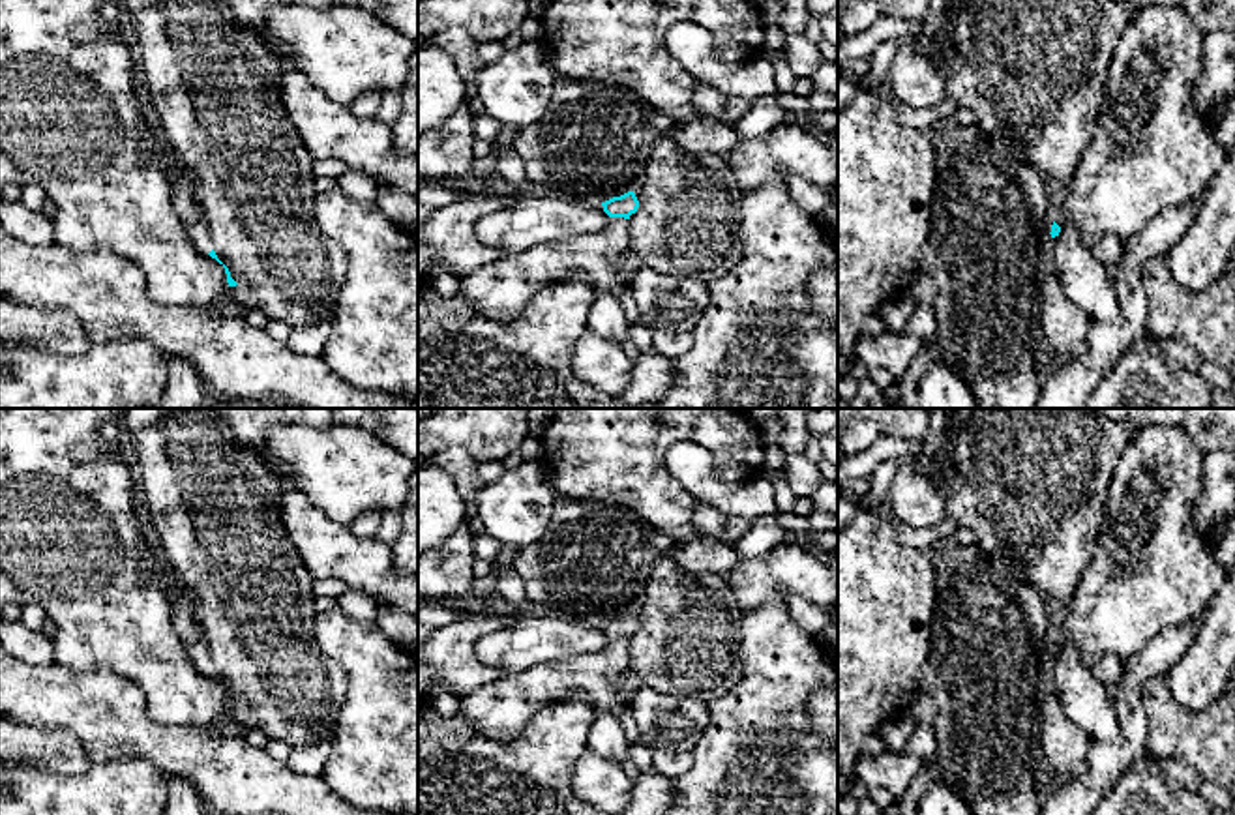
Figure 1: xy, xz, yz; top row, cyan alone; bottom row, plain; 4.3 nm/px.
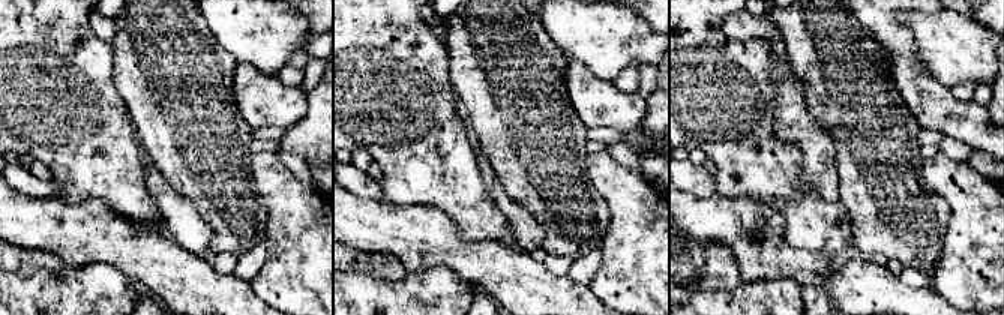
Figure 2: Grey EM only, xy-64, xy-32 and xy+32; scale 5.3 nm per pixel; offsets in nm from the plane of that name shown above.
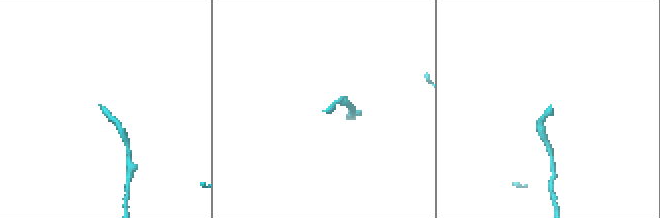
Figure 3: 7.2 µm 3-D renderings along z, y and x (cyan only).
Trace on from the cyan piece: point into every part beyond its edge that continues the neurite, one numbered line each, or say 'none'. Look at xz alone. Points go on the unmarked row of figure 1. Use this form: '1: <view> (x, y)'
1: xz (501, 711)

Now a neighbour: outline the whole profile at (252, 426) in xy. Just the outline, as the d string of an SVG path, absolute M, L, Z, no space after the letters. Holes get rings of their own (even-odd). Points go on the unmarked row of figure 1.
M212 408L232 427L236 438L253 448L262 459L270 459L268 431L281 423L304 423L328 427L334 423L334 408Z

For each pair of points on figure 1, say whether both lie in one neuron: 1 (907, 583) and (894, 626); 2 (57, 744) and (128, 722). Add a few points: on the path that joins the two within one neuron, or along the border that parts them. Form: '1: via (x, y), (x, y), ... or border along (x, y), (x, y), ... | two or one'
1: via (896, 594), (894, 615) | one
2: border along (42, 729), (66, 727), (79, 740), (90, 761) | two

